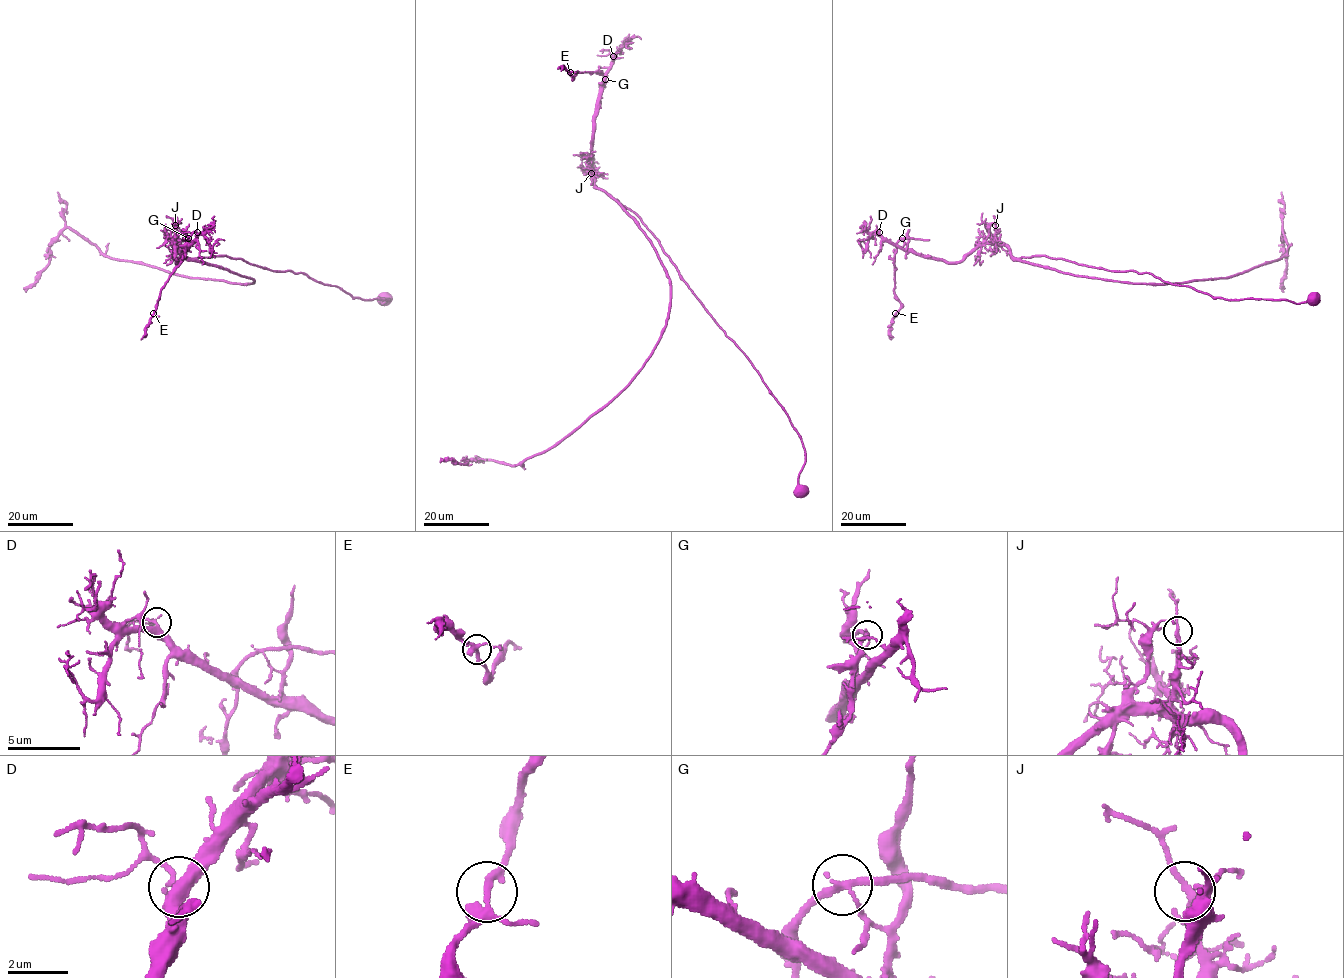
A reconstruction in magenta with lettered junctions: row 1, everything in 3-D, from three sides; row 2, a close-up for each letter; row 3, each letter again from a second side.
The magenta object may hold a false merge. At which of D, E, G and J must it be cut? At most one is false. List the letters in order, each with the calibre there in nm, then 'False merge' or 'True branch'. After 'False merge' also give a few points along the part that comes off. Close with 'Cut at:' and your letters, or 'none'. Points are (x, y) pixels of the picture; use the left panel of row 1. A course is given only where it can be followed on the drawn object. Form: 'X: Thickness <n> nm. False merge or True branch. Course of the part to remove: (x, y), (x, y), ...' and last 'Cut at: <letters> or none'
D: Thickness 340 nm. True branch
E: Thickness 240 nm. True branch
G: Thickness 220 nm. False merge. Course of the part to remove: (189, 239), (184, 257), (161, 290), (157, 308), (140, 339)
J: Thickness 180 nm. True branch
Cut at: G

